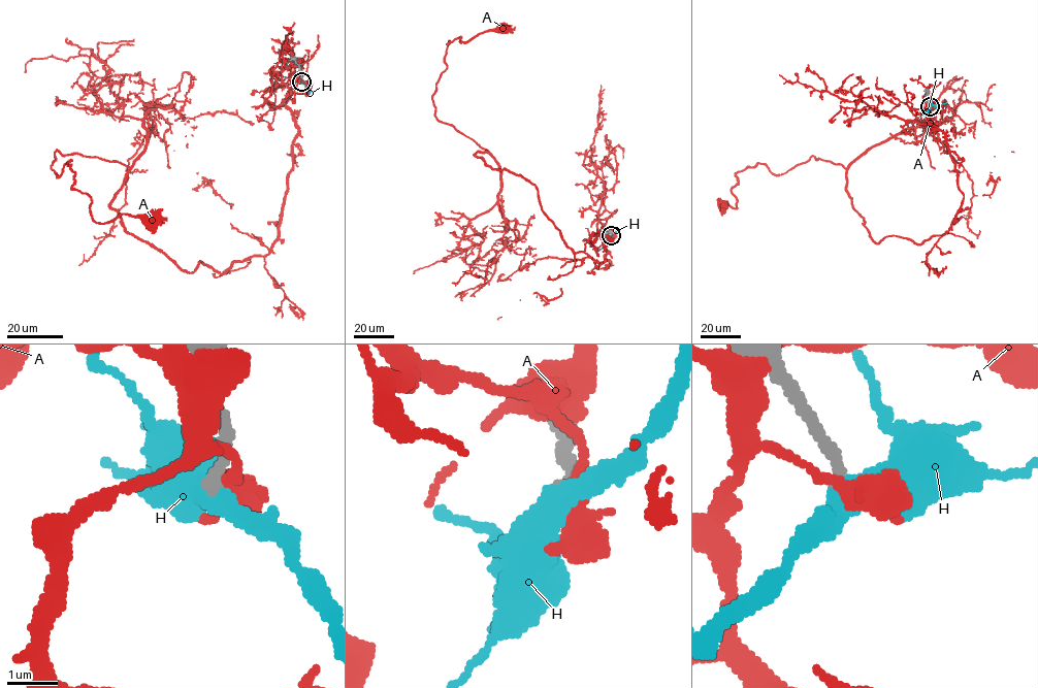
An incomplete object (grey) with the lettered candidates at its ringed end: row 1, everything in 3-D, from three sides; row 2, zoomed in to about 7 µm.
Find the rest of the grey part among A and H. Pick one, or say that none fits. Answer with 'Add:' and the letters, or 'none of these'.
Add: H

